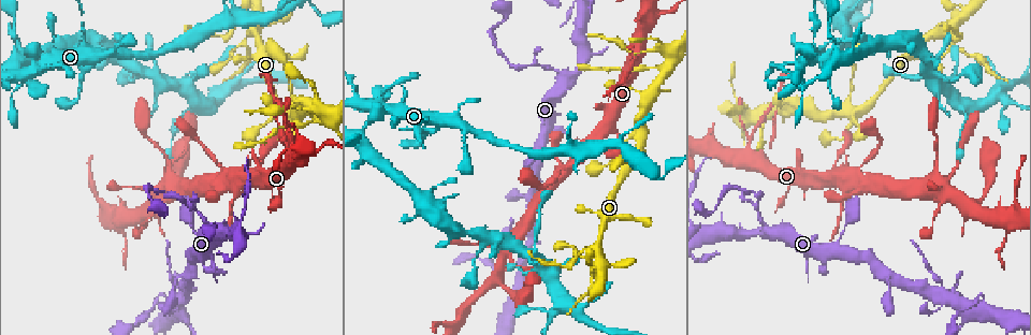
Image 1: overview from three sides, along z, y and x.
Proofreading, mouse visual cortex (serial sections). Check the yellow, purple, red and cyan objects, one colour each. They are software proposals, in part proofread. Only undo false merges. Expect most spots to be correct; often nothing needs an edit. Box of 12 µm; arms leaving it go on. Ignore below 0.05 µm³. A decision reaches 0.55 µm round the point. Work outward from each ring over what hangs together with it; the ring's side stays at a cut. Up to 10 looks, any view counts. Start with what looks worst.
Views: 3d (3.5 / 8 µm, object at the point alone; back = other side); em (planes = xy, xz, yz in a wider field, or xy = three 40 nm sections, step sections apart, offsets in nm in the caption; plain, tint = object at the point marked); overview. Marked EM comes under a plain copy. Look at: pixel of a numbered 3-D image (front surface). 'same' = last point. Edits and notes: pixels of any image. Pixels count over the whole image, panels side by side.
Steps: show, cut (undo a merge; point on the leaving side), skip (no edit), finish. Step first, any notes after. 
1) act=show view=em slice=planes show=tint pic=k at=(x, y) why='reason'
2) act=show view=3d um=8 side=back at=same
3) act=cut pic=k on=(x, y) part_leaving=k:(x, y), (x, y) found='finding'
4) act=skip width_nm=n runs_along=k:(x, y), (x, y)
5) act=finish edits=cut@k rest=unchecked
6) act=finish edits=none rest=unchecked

act=show view=3d um=8 side=back pic=1 at=(652, 67) why='narrows sharply'

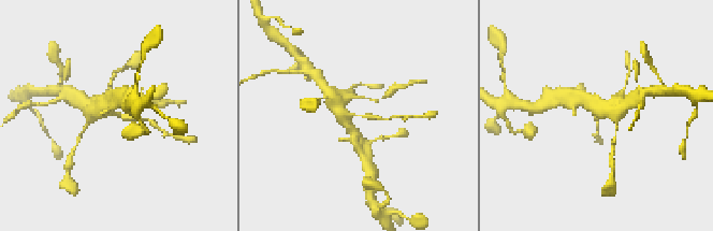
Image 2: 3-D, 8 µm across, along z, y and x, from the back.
act=show view=3d um=3.5 pic=2 at=(121, 115) why='zoom in'

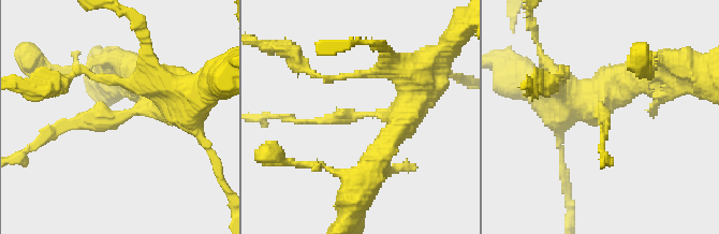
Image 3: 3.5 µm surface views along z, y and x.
act=show view=em slice=xy step=1 show=tint pic=3 at=(364, 112) arm_widths_nm=150,450 why='now the EM'

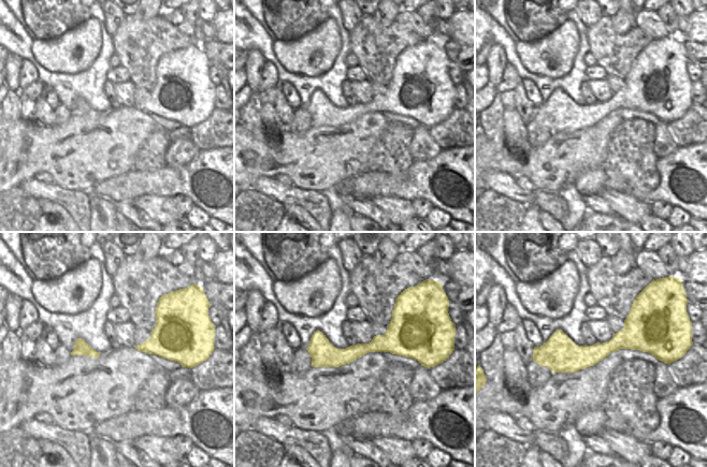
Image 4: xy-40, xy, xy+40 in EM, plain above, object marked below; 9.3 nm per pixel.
act=skip runs_along=4:(651, 345), (618, 341), (539, 360) found='continuous, no second cell'

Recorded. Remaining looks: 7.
act=show view=3d um=8 pic=1 at=(220, 235) why='arms part here'

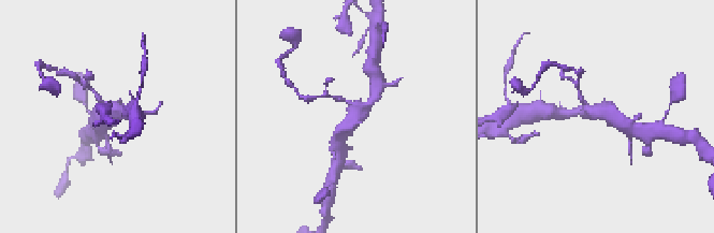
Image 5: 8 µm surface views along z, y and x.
act=show view=3d um=3.5 pic=5 at=(355, 110) why='closer look'

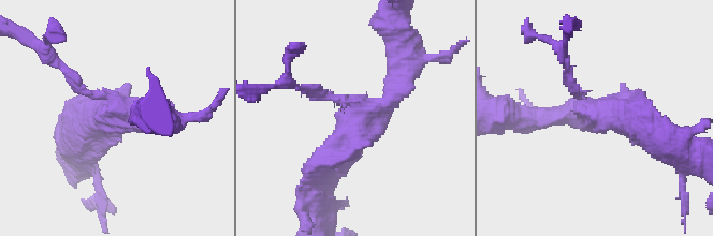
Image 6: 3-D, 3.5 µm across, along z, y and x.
act=show view=em slice=xy step=1 show=tint pic=6 at=(356, 118) arms=3 arm_widths_nm=150,300,350

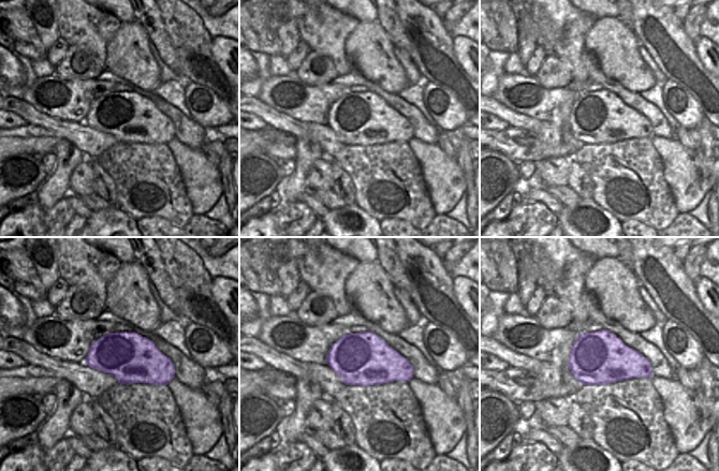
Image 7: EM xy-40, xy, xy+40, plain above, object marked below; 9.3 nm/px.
act=skip runs_along=6:(317, 173), (398, 90), (398, 69) found='one cell here'

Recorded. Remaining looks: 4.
act=show view=3d um=8 pic=1 at=(983, 308) why='four arms meet'

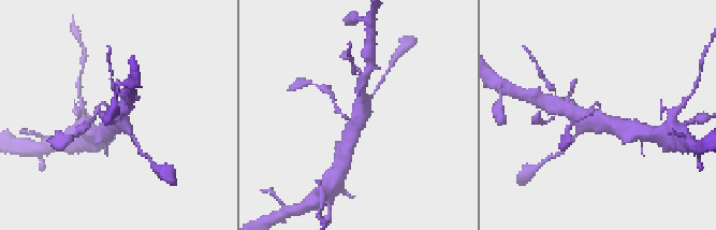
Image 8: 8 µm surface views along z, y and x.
act=show view=em slice=xy step=2 show=tint pic=8 at=(600, 115)

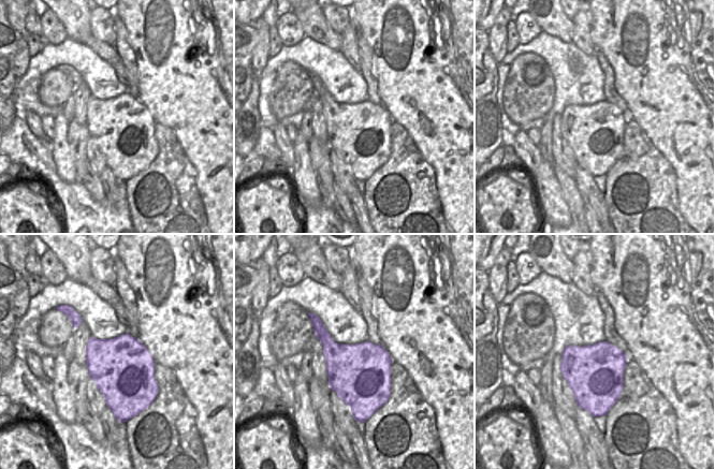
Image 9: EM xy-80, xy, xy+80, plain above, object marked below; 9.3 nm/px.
act=skip runs_along=8:(569, 112), (623, 128) found='continuous, no second cell'

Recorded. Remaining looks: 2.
act=show view=3d um=8 pic=1 at=(191, 227)

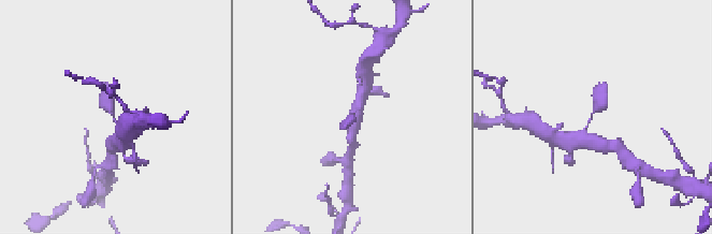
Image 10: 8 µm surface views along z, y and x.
act=show view=em slice=xy step=1 show=tint pic=10 at=(114, 115) why='now the EM'

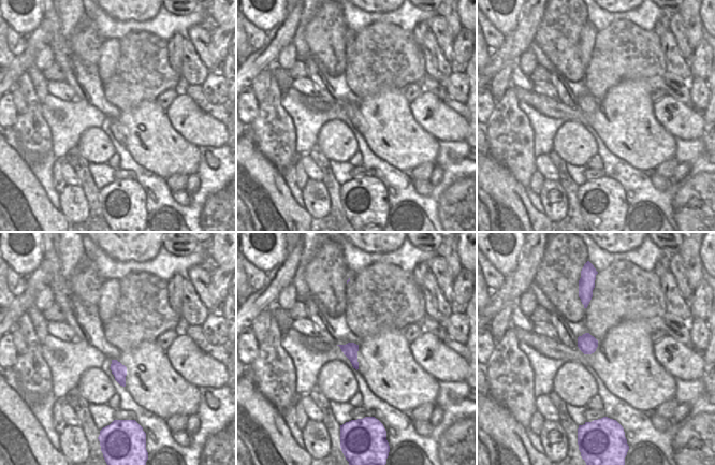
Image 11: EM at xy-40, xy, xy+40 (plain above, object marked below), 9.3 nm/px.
act=skip runs_along=10:(578, 141), (602, 102), (605, 89) found='continuous, no second cell'

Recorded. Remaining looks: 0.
act=finish edits=none rest=unchecked

